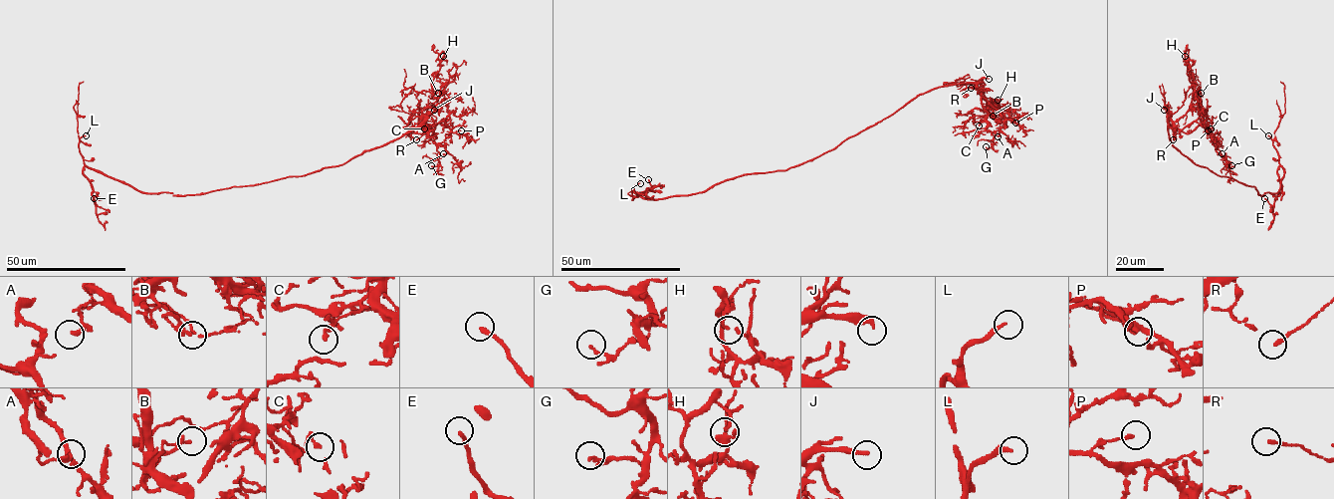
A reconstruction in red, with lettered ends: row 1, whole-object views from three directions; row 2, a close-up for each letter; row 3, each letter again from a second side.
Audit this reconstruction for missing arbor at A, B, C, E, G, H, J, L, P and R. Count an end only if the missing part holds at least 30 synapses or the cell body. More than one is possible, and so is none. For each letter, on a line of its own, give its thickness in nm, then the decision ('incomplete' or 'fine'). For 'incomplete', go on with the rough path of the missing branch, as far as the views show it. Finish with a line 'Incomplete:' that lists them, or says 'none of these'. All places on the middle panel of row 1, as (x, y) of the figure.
A: calibre 160 nm; fine
B: calibre 150 nm; fine
C: calibre 200 nm; fine
E: calibre 200 nm; fine
G: calibre 170 nm; fine
H: calibre 140 nm; fine
J: calibre 240 nm; incomplete; course (989, 79), (1013, 78), (1032, 91)
L: calibre 190 nm; fine
P: calibre 170 nm; fine
R: calibre 180 nm; fine
Incomplete: J

